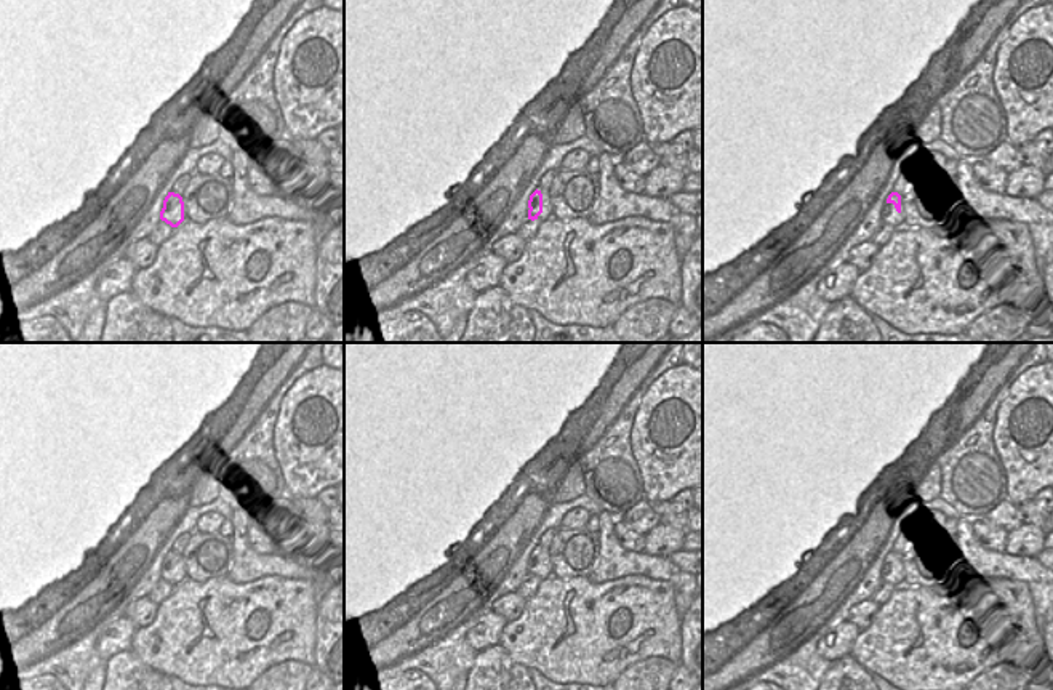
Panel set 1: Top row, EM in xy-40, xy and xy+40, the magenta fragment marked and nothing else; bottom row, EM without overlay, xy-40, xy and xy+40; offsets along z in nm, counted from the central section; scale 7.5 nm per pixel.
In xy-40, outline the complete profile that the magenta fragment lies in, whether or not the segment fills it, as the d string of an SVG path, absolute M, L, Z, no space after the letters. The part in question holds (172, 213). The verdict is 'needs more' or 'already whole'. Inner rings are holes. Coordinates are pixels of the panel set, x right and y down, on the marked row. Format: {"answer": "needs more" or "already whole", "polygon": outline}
{"answer": "already whole", "polygon": "M168 192L163 200L160 219L170 224L171 227L178 227L184 221L184 202L179 194Z"}

